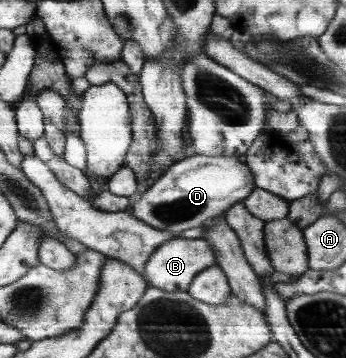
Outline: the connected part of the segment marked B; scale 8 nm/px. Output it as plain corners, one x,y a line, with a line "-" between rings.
173,239
159,247
158,251
151,255
145,265
143,275
149,286
176,292
188,291
191,282
199,273
209,266
217,265
217,255
214,245
210,241
199,239

